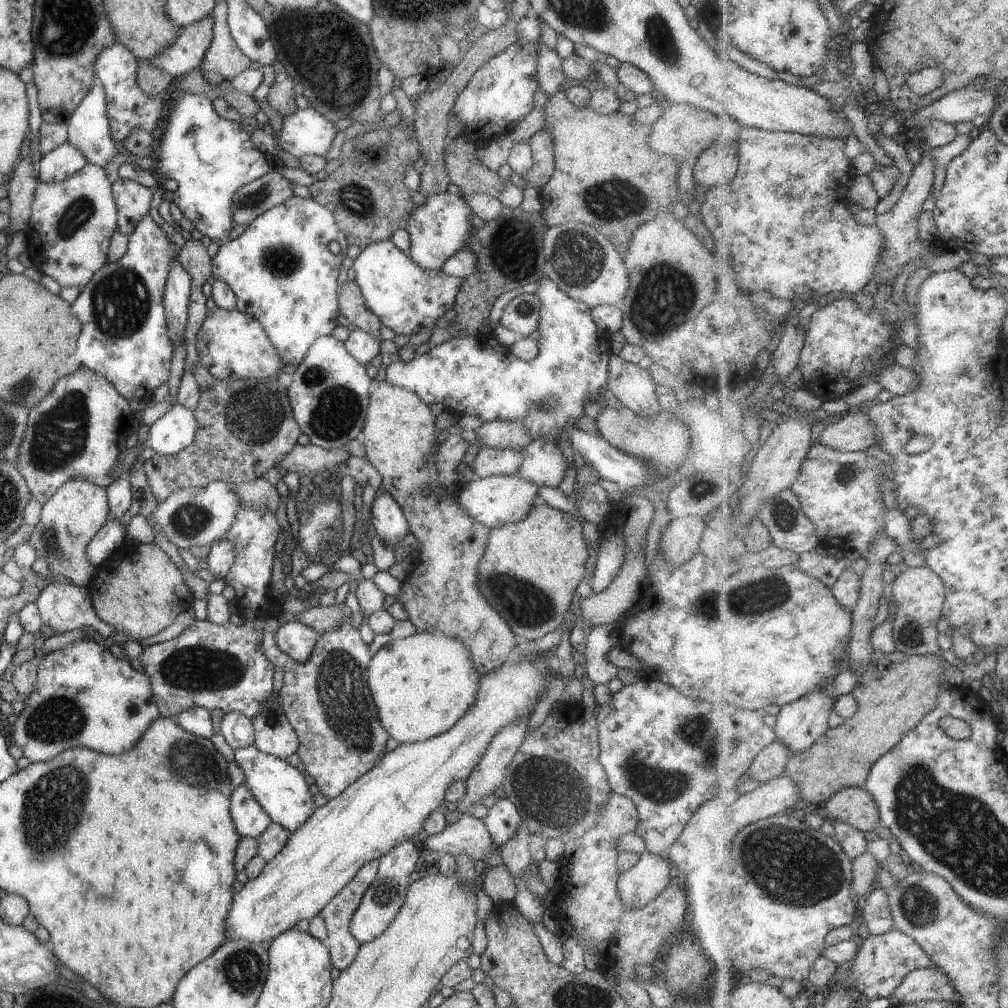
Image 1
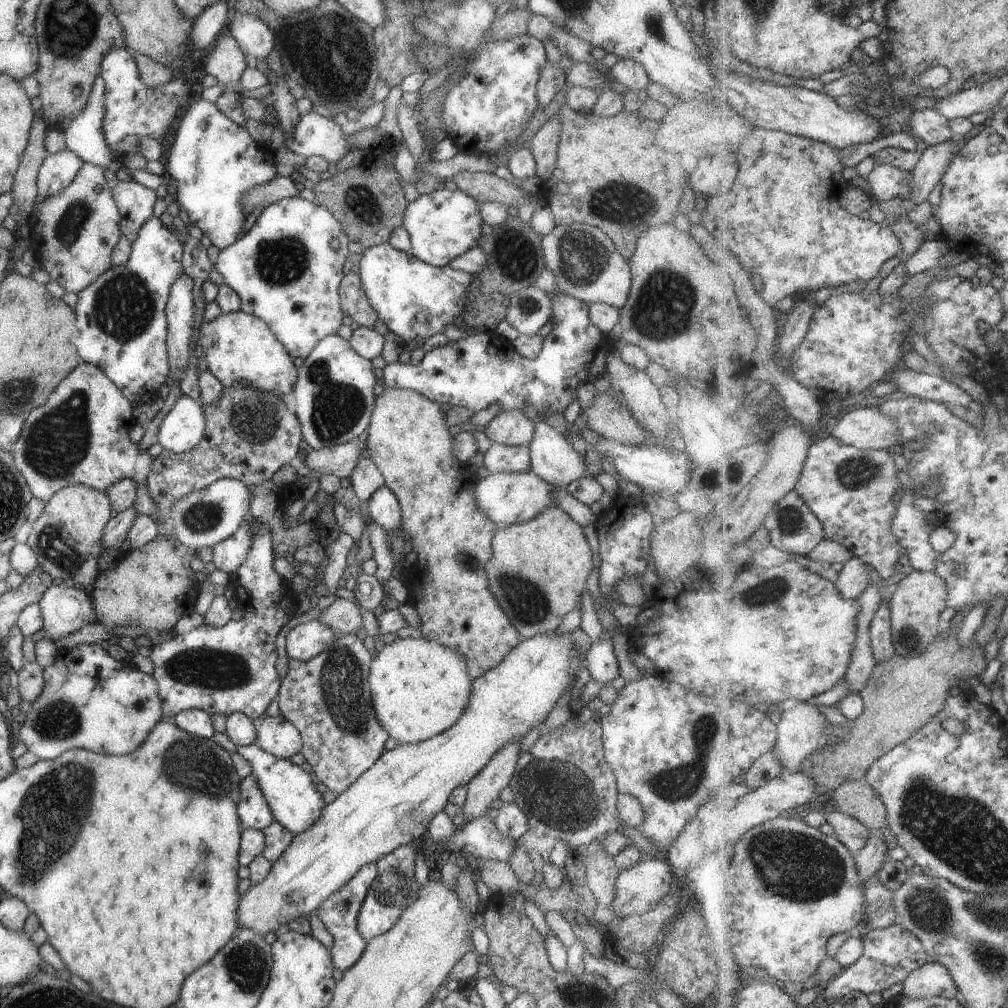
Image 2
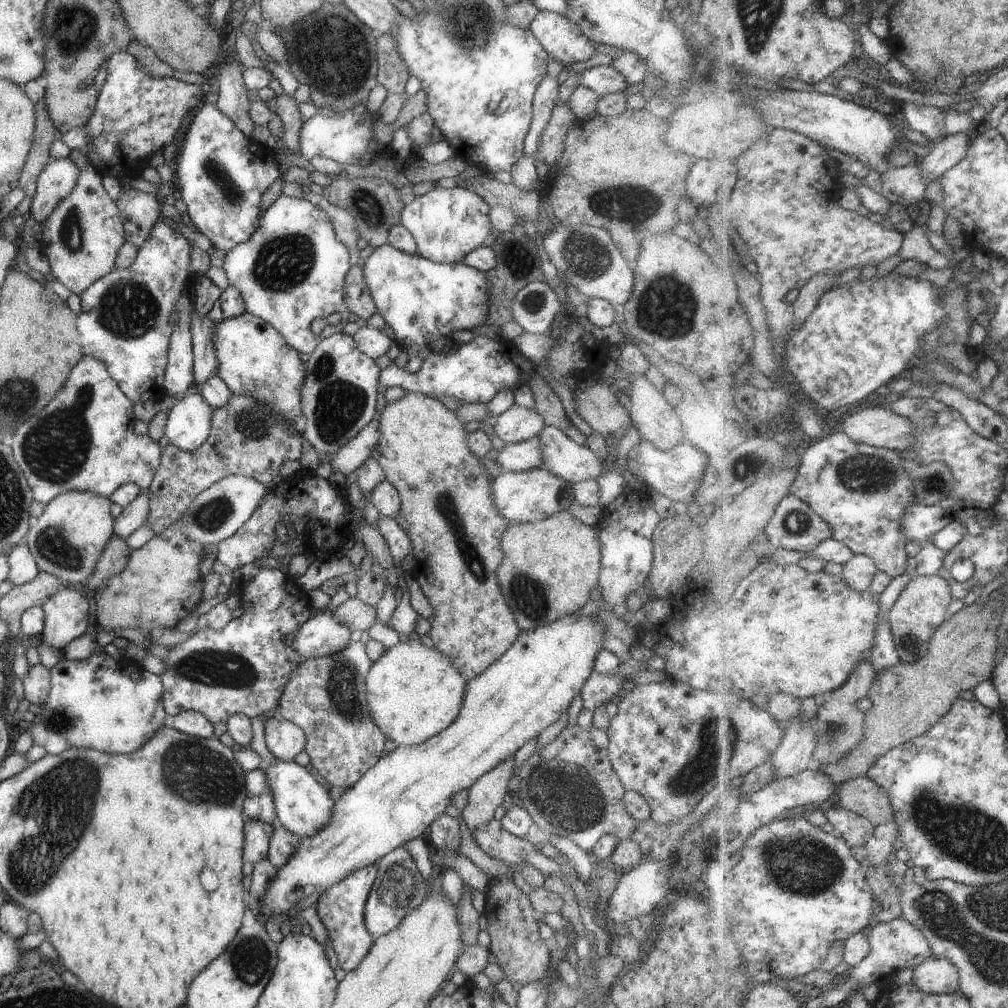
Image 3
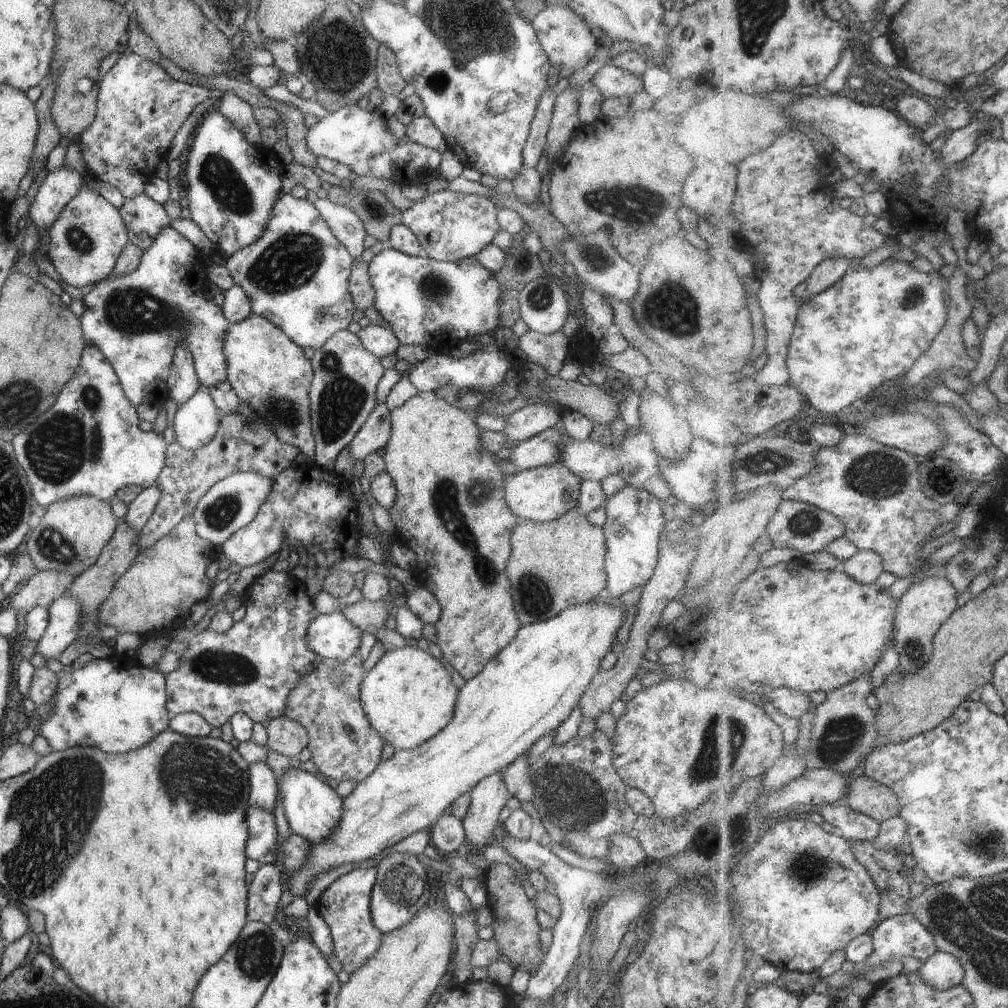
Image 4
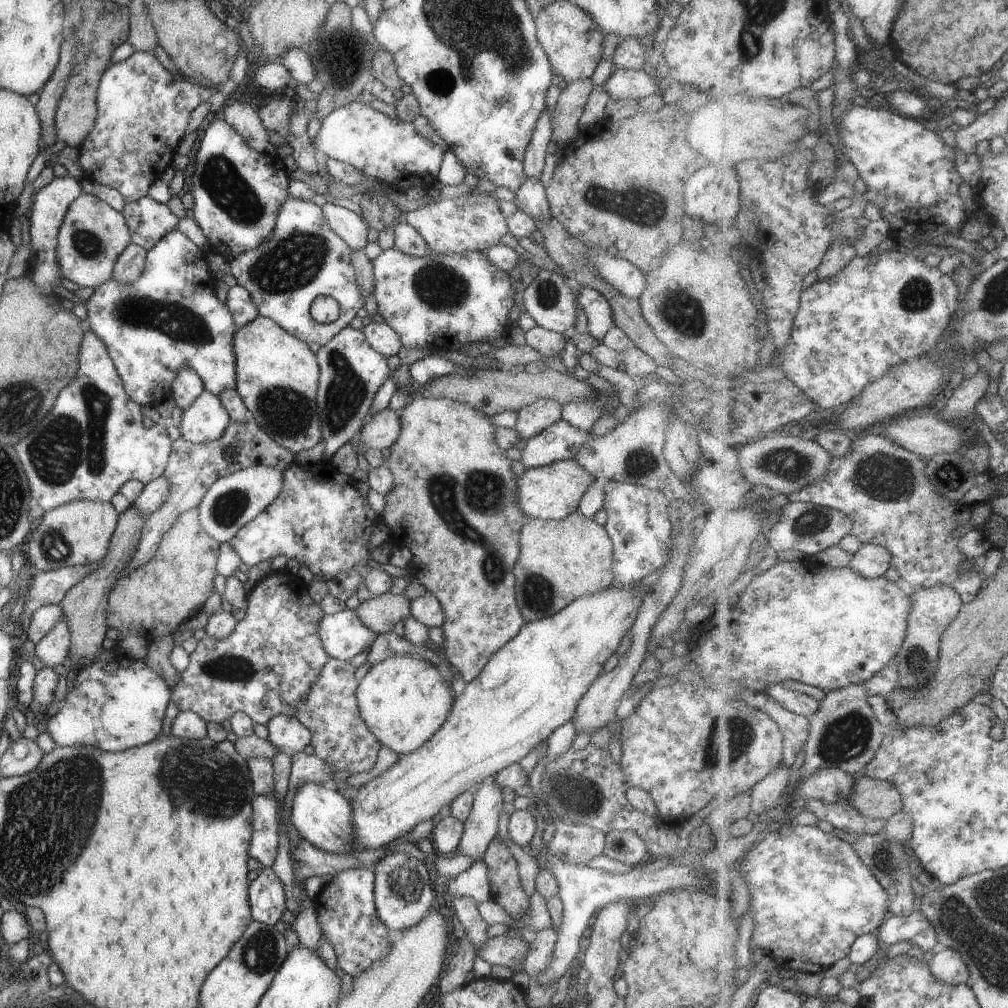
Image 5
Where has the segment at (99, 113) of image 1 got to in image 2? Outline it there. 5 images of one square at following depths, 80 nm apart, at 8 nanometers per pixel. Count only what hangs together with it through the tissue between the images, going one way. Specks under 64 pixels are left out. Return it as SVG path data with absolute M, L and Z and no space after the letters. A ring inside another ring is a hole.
M99 74L93 79L91 92L81 112L63 128L67 150L83 163L120 173L121 160L116 159L104 141L102 127L104 80Z

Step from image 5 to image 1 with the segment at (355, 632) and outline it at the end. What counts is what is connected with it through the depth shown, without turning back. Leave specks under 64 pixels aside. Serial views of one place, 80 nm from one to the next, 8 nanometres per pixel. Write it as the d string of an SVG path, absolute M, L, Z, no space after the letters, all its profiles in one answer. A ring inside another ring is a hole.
M296 620L277 625L273 632L277 648L297 662L303 662L312 654L312 648L320 637L314 628Z

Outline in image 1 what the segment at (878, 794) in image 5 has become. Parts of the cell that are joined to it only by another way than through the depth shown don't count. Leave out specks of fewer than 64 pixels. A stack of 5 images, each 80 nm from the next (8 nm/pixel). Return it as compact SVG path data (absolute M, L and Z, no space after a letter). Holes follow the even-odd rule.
M863 787L842 788L826 802L822 812L830 821L839 819L863 832L873 832L882 825L880 808L874 796Z

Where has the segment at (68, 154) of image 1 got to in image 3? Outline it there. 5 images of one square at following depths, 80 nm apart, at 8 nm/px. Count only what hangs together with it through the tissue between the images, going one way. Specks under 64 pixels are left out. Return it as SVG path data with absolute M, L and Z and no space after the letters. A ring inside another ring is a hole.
M69 156L48 161L37 177L28 216L38 223L45 220L57 203L73 190L79 171Z

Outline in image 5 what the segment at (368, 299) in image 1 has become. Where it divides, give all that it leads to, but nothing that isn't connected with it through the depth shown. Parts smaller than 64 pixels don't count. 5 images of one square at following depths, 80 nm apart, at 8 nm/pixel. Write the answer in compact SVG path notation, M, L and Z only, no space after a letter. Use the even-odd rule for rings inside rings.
M389 248L382 250L372 261L375 284L372 295L376 298L376 312L399 335L402 347L457 350L471 342L486 341L491 344L494 338L510 333L508 312L514 304L514 288L509 273L489 262L484 252L467 251L446 255L430 252L425 256L414 257Z

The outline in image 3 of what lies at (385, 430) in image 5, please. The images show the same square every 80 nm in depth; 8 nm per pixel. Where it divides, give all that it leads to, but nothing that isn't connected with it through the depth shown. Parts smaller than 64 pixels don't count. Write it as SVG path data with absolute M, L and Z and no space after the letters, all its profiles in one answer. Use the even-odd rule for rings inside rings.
M377 392L375 399L374 417L335 454L332 454L330 458L332 472L341 472L346 476L349 472L355 471L376 448L380 437L378 415L386 406L386 402L383 393Z

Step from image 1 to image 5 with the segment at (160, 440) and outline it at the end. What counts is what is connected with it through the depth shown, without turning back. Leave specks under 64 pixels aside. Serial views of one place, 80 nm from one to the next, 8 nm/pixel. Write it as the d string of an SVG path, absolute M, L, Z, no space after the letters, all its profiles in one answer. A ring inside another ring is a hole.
M203 389L181 414L181 440L189 444L217 440L228 427L230 418L217 395Z

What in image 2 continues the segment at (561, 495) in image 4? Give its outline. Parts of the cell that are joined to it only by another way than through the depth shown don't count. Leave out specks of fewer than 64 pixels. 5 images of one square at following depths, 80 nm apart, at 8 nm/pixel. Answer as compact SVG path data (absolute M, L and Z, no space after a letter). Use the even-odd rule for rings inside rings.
M525 471L520 473L491 473L475 483L474 503L499 527L513 523L522 523L536 517L545 507L555 506L551 498L554 486L542 481L535 473Z

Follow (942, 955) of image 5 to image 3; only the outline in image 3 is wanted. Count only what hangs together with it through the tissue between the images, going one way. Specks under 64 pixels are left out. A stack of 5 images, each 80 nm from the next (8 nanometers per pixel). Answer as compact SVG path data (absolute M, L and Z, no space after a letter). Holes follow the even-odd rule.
M933 956L925 960L915 968L911 982L929 994L948 995L960 990L958 968L946 956Z

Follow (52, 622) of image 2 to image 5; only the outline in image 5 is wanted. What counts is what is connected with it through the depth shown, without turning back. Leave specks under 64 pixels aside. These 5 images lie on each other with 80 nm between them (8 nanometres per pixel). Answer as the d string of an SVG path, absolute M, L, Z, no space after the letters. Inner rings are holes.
M62 614L62 619L39 640L34 643L34 655L47 667L61 664L67 656L70 643L69 629Z

